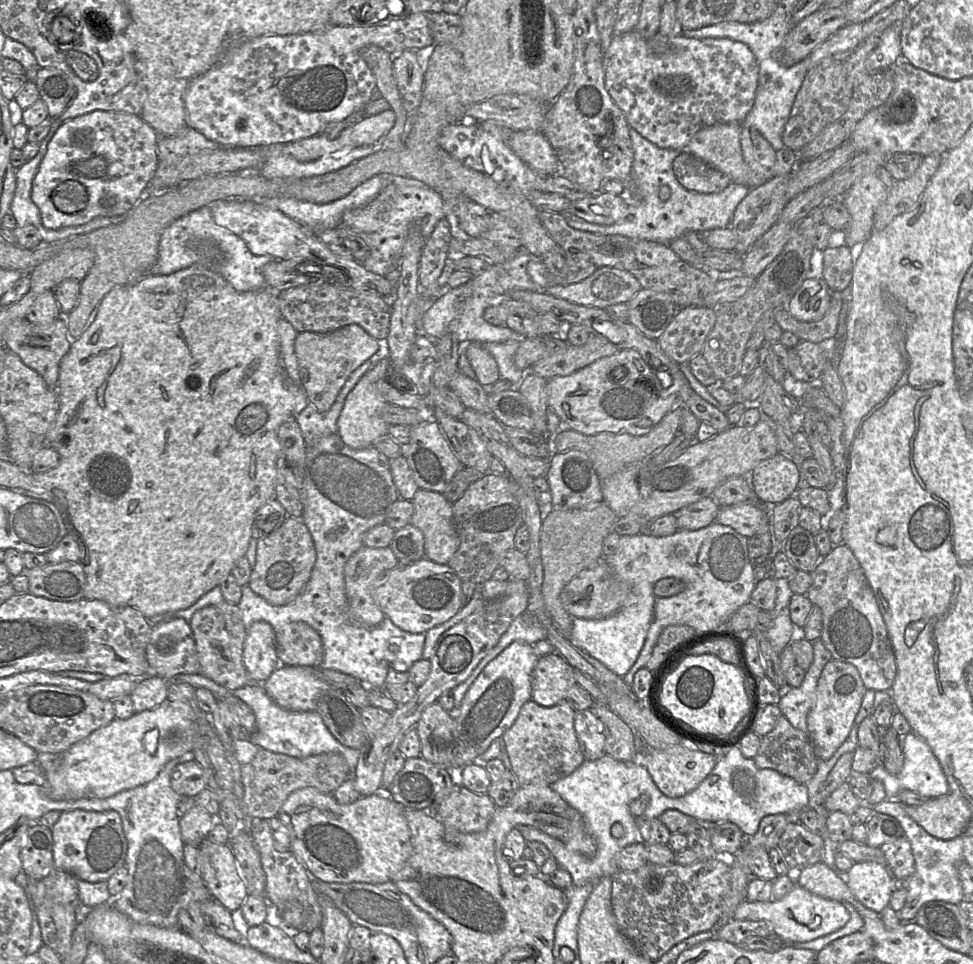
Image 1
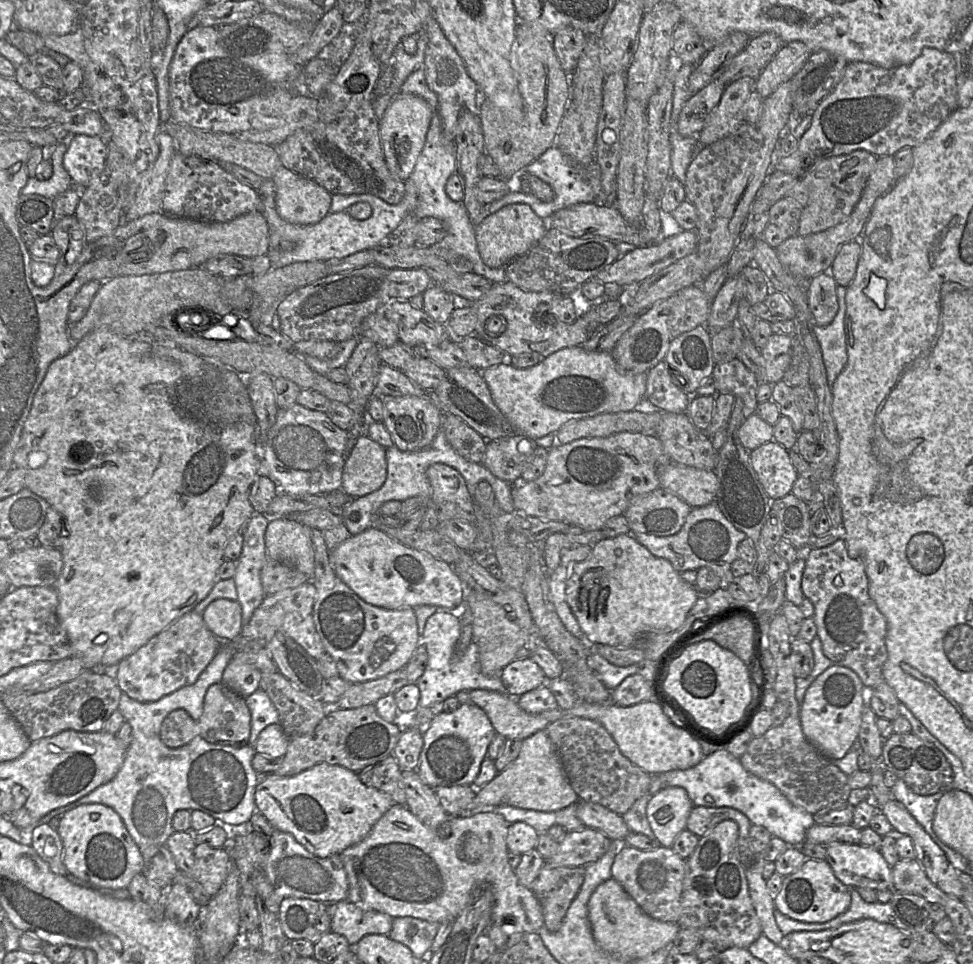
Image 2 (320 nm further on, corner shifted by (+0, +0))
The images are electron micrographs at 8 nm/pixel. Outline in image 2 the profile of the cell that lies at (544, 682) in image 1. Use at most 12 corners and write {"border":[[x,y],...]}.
{"border":[[531,657],[514,659],[500,673],[518,698],[547,683]]}

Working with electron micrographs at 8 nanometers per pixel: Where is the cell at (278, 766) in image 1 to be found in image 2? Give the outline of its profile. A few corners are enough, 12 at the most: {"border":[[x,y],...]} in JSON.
{"border":[[375,704],[331,711],[291,738],[273,773],[319,763],[359,773],[394,755],[403,730]]}

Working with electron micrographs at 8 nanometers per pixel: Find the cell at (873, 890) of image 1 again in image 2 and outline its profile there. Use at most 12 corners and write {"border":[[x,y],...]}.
{"border":[[832,842],[826,861],[846,886],[892,889],[879,849]]}

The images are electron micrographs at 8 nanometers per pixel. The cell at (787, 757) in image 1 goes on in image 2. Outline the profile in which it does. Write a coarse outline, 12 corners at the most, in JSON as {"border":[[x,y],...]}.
{"border":[[799,716],[739,759],[812,815],[849,799],[848,775],[805,737]]}

